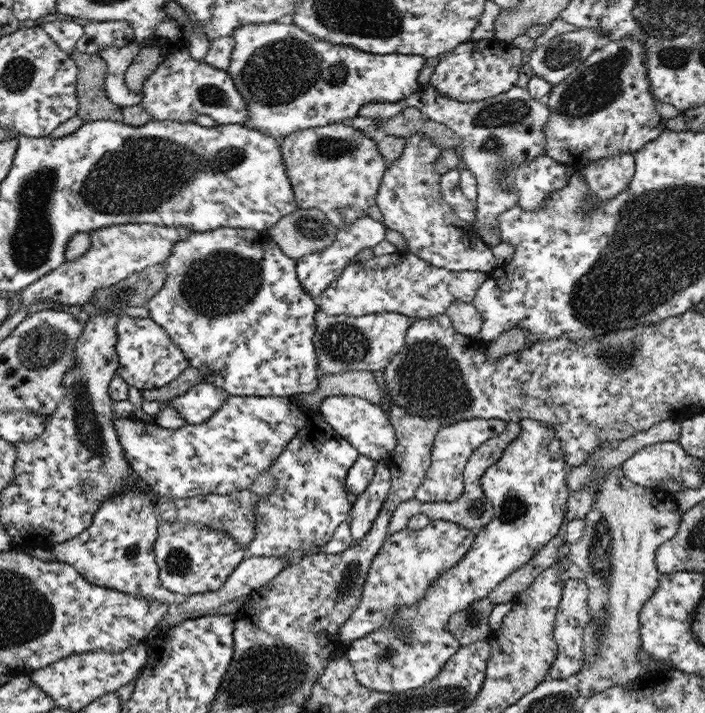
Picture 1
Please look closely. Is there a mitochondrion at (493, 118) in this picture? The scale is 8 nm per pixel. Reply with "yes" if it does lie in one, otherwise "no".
yes

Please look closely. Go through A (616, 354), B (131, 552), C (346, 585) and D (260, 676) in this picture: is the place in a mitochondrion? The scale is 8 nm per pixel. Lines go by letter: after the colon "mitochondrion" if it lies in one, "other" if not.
A: mitochondrion
B: other
C: mitochondrion
D: mitochondrion

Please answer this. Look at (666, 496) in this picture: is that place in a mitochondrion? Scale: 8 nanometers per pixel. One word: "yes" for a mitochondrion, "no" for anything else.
no

